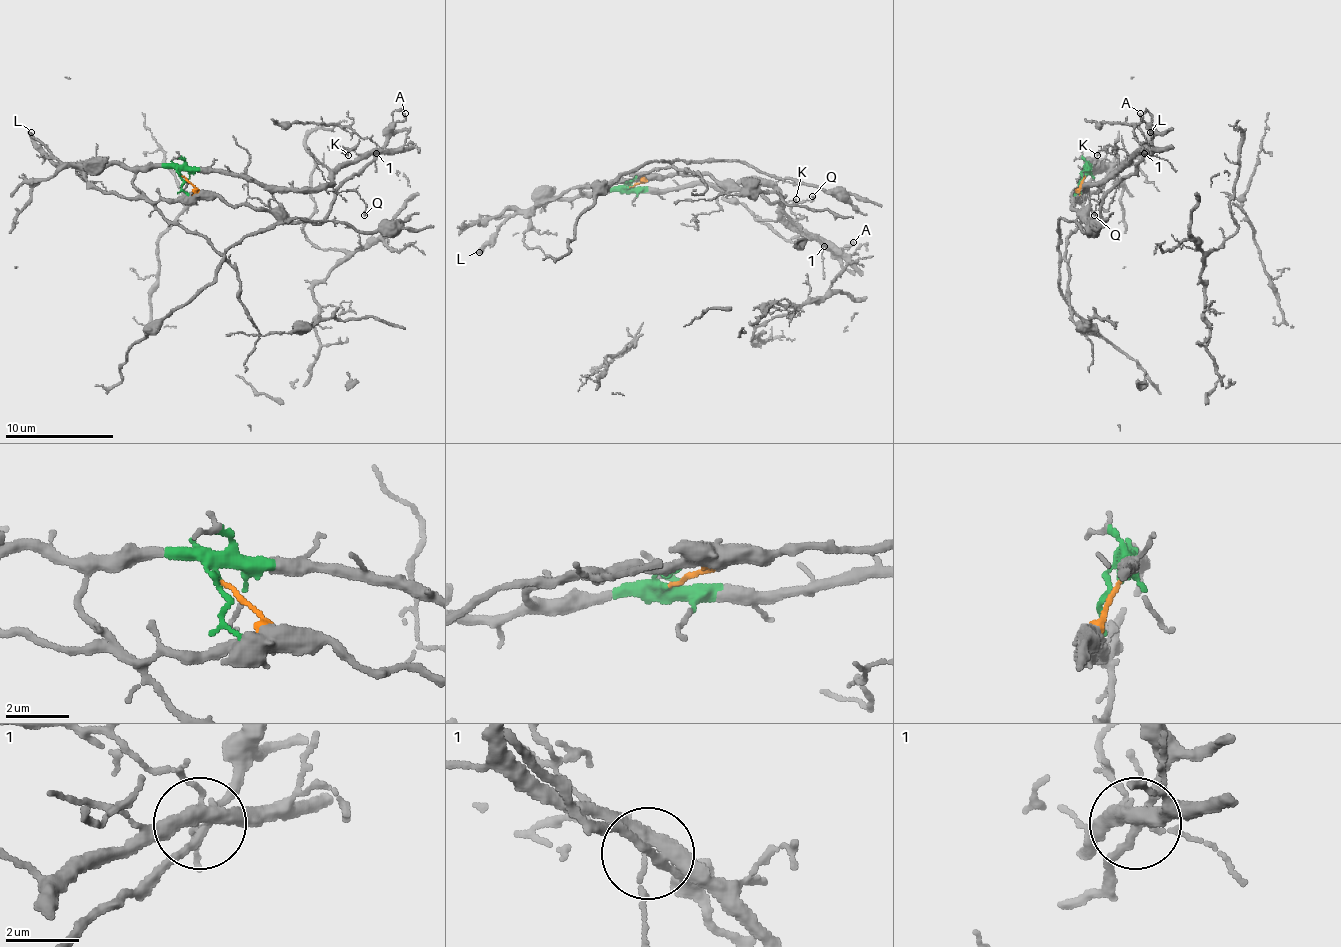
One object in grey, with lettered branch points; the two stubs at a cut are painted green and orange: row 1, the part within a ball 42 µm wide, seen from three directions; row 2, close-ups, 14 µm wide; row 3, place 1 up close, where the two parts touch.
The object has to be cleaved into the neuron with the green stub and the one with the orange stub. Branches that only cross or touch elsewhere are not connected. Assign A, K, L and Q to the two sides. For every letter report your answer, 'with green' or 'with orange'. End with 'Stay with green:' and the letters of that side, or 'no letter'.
A: with orange
K: with green
L: with green
Q: with green
Stay with green: K, L, Q

